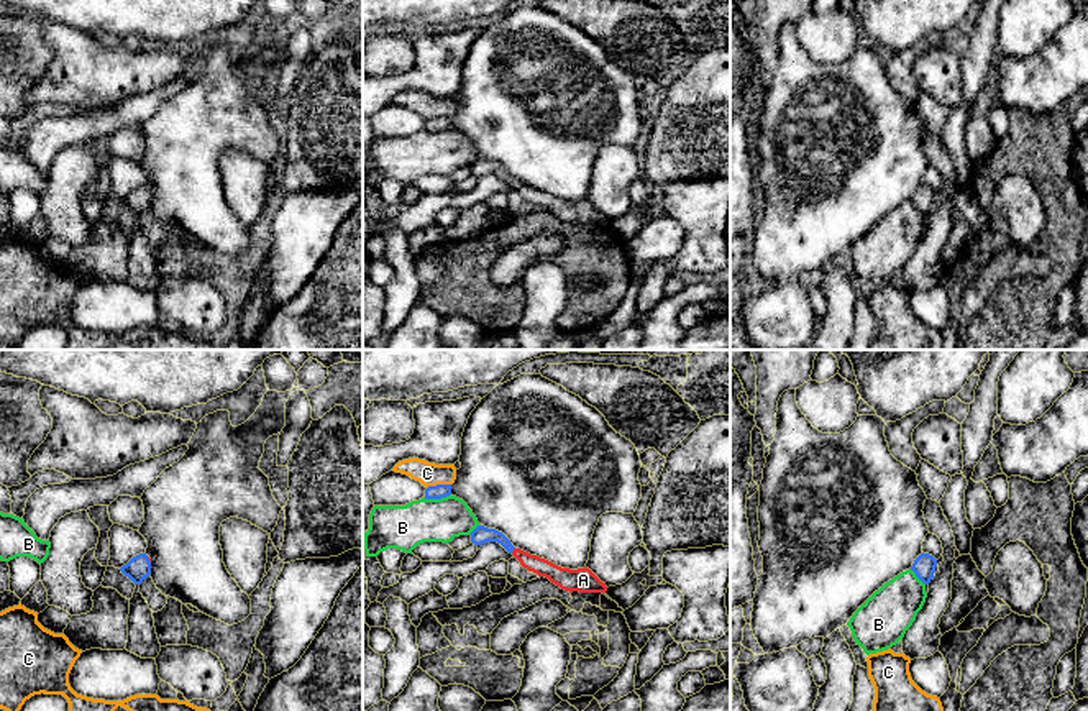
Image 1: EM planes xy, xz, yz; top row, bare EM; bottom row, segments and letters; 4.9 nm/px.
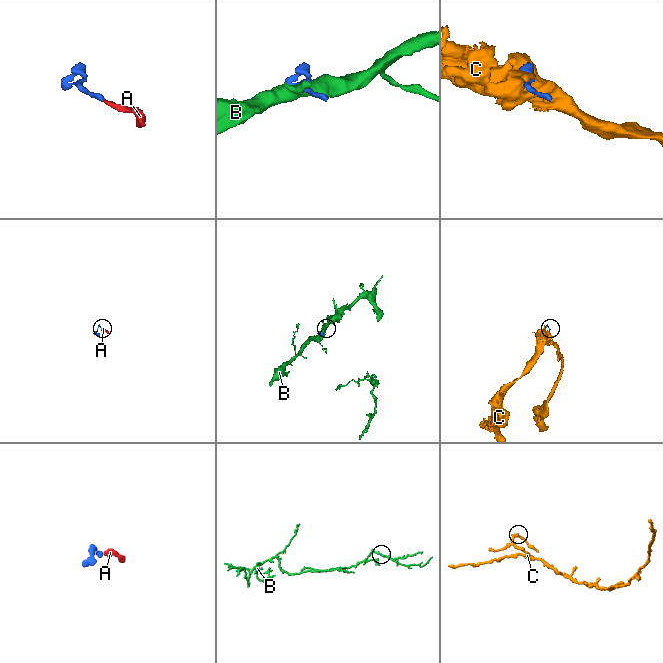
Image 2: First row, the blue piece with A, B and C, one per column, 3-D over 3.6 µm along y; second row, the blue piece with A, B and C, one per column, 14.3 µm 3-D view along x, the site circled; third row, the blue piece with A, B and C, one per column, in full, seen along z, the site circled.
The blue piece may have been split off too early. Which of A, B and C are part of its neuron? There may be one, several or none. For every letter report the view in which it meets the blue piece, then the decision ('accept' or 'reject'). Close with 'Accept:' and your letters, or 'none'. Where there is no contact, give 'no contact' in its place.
A: meets blue in xz; accept
B: meets blue in xz; reject
C: meets blue in xz; reject
Accept: A

